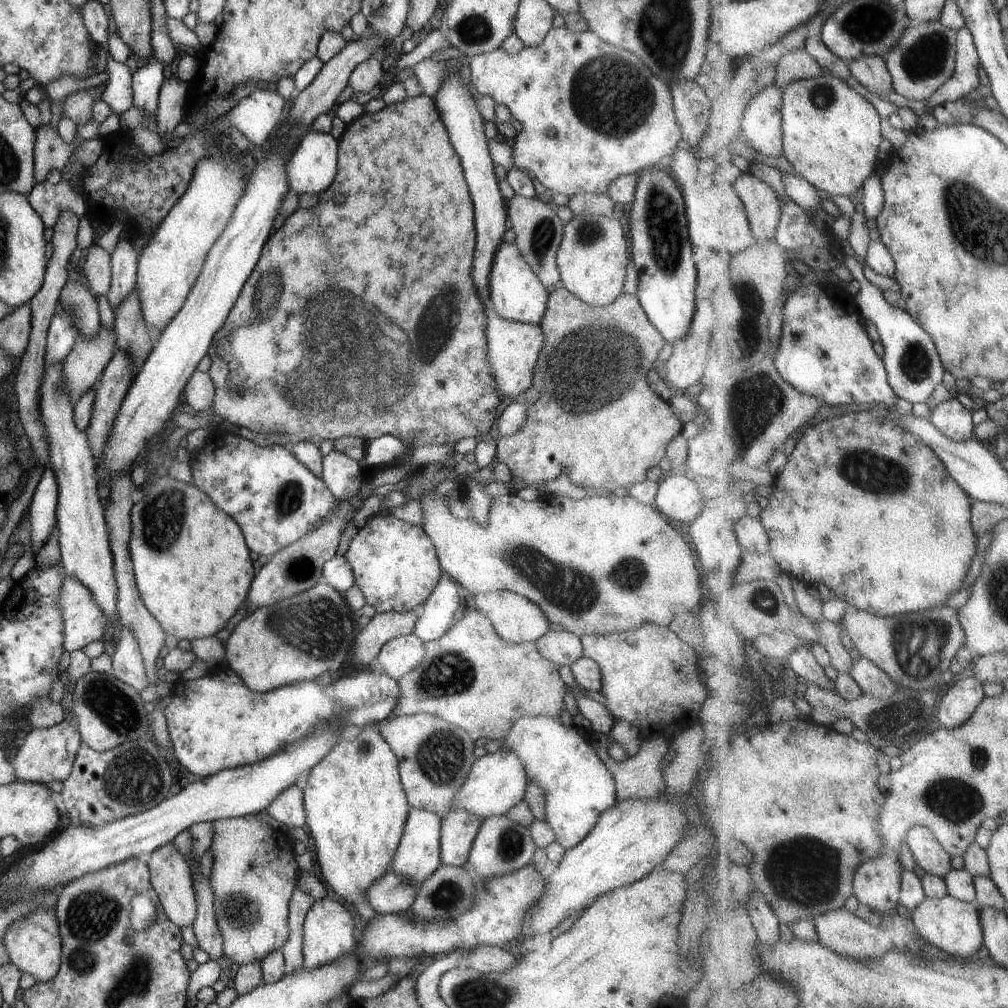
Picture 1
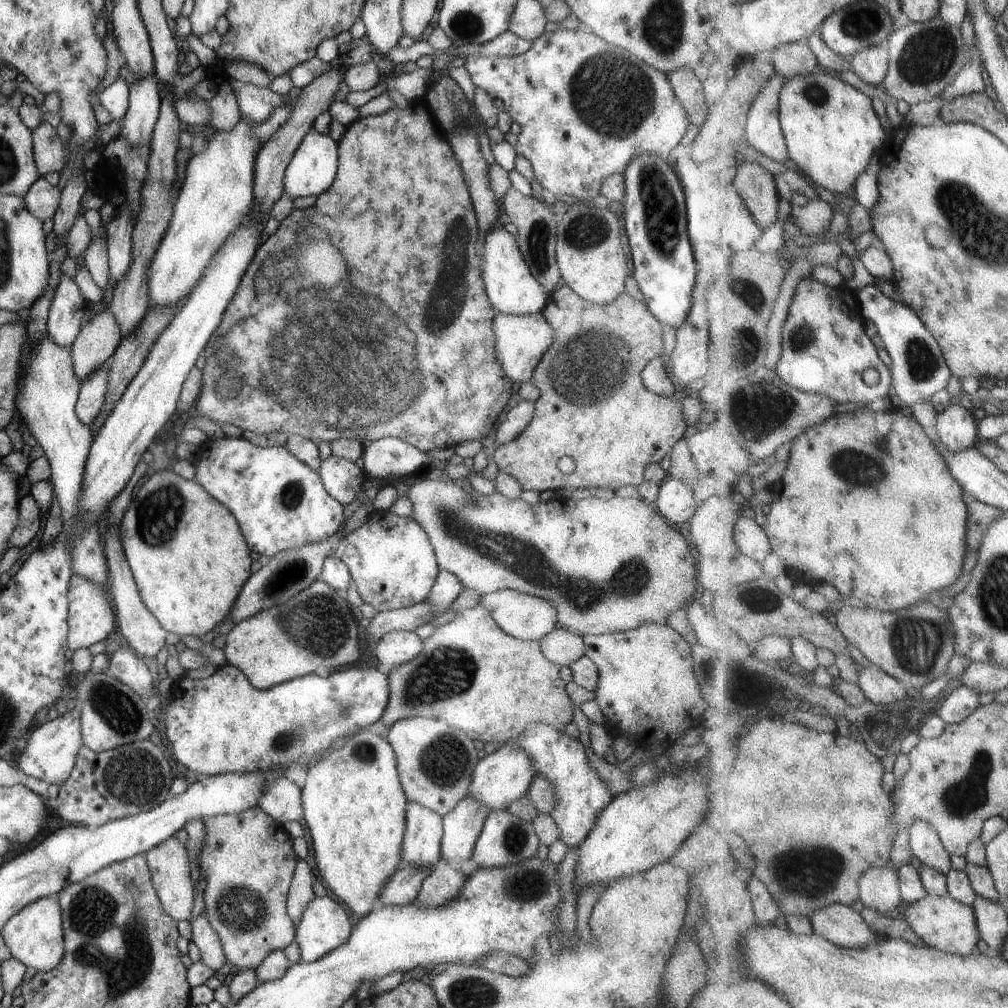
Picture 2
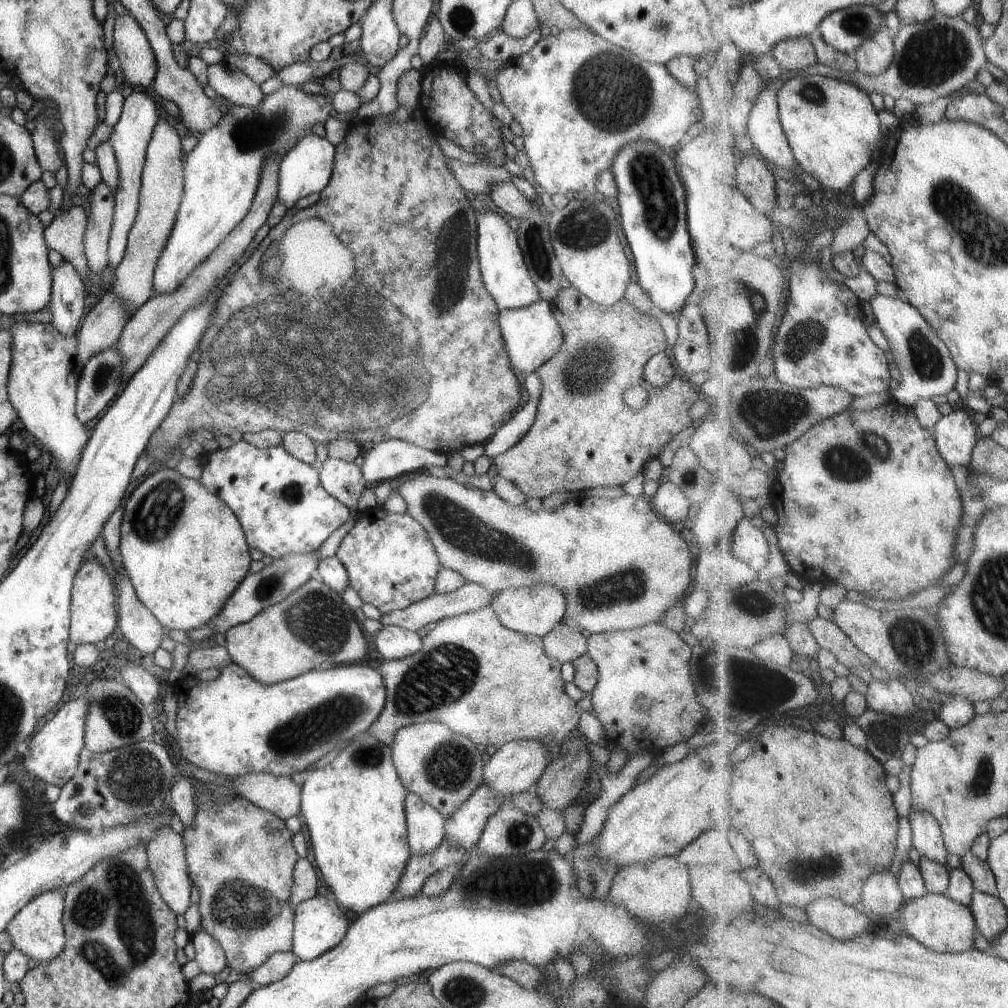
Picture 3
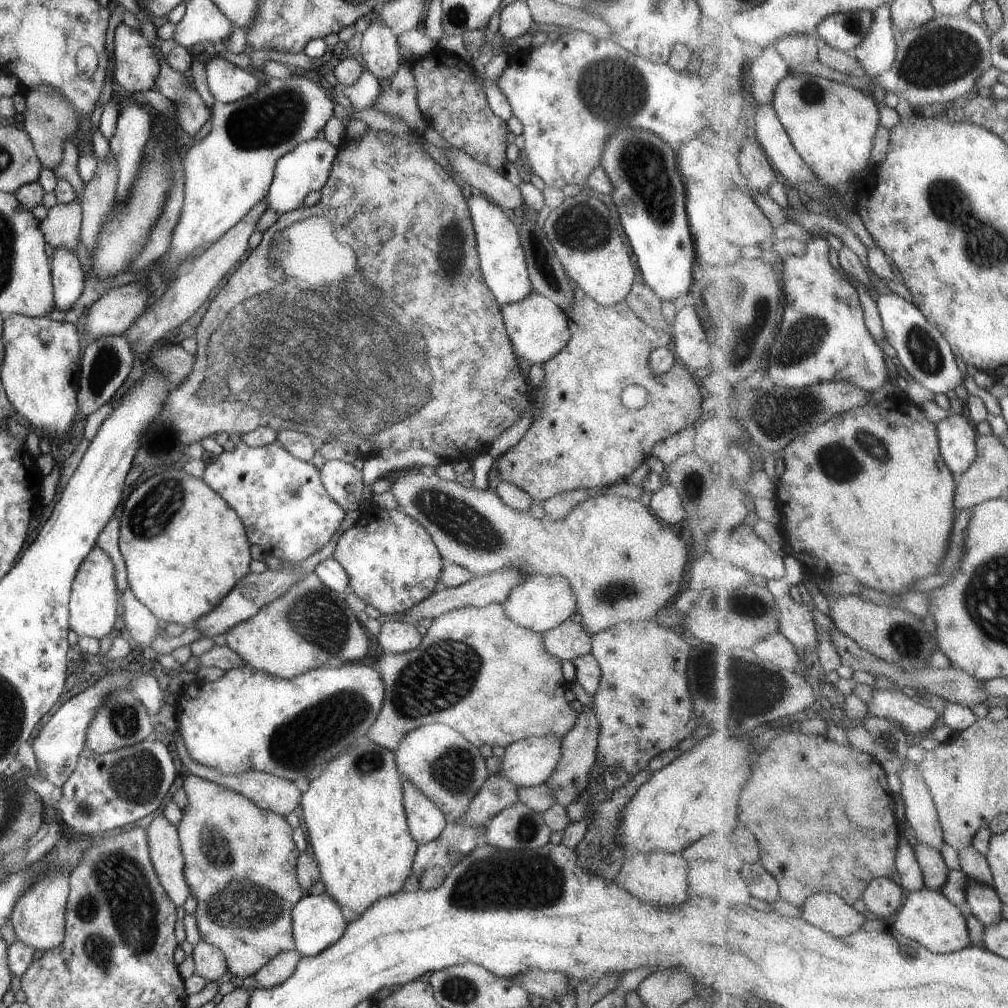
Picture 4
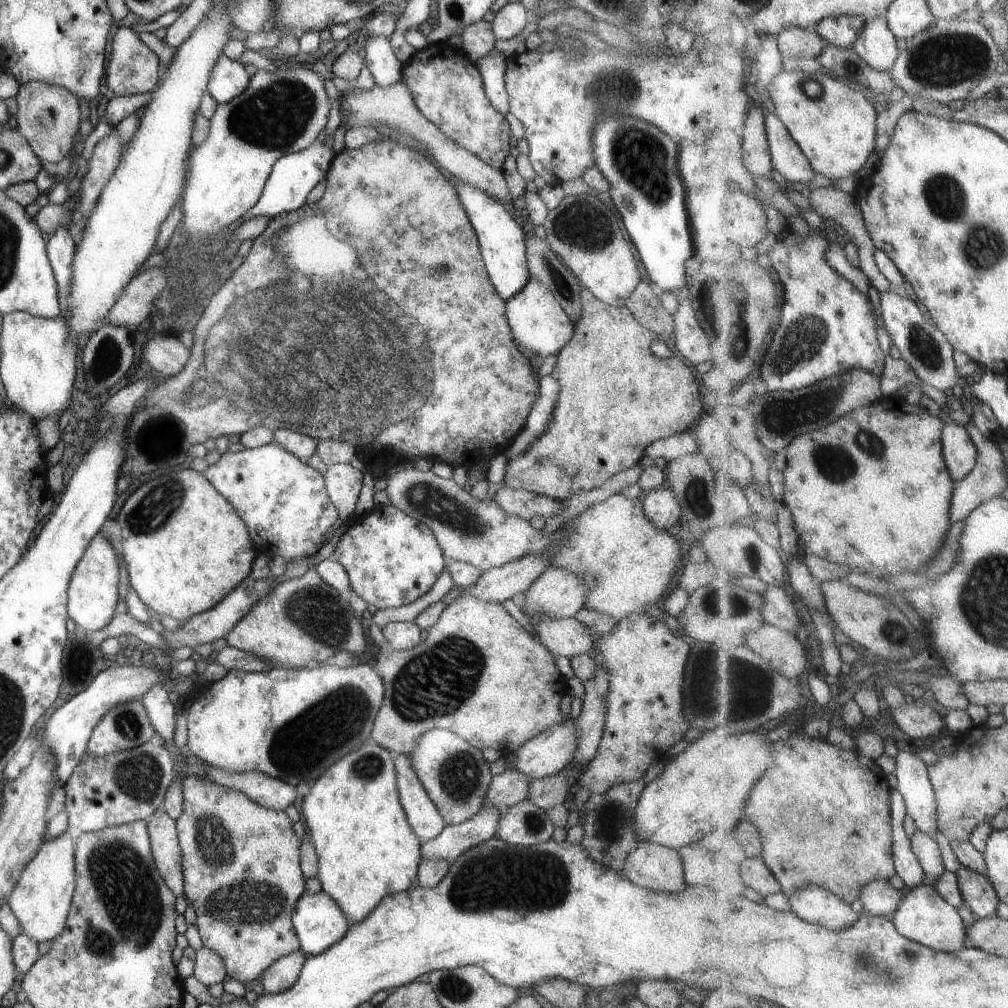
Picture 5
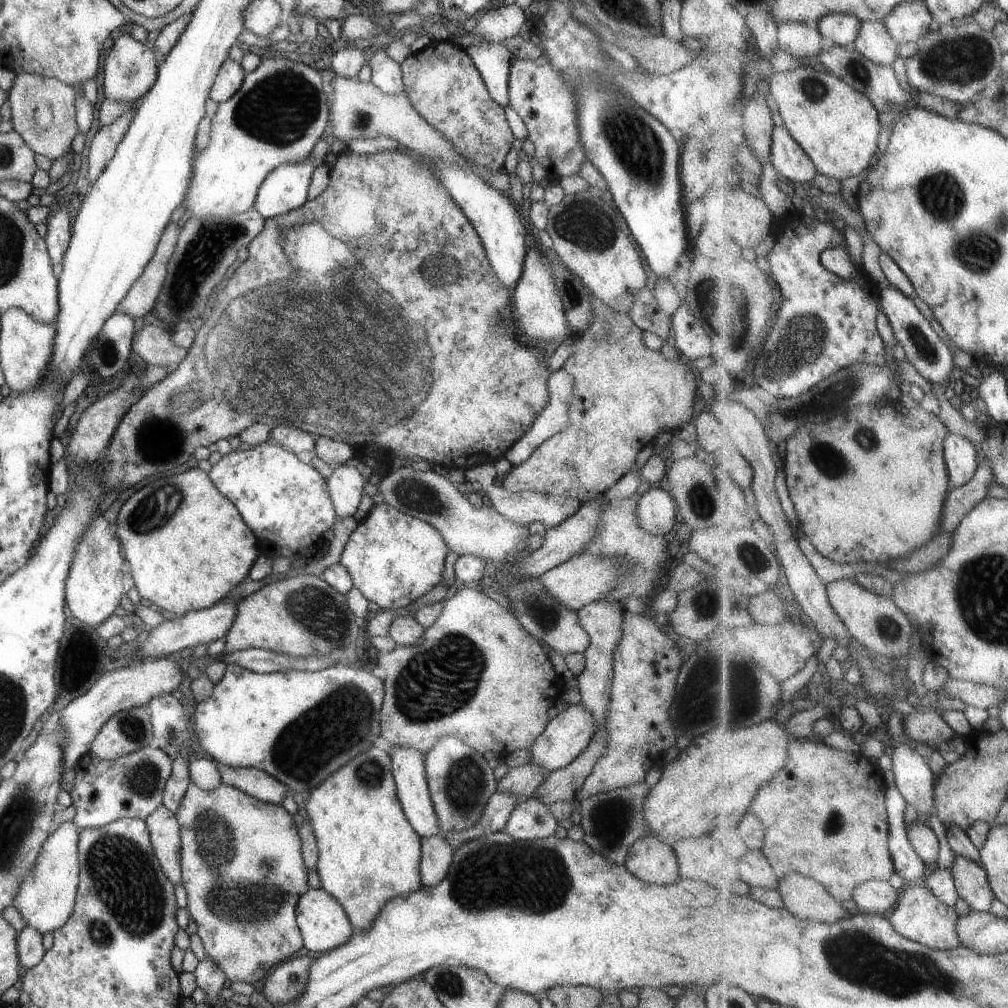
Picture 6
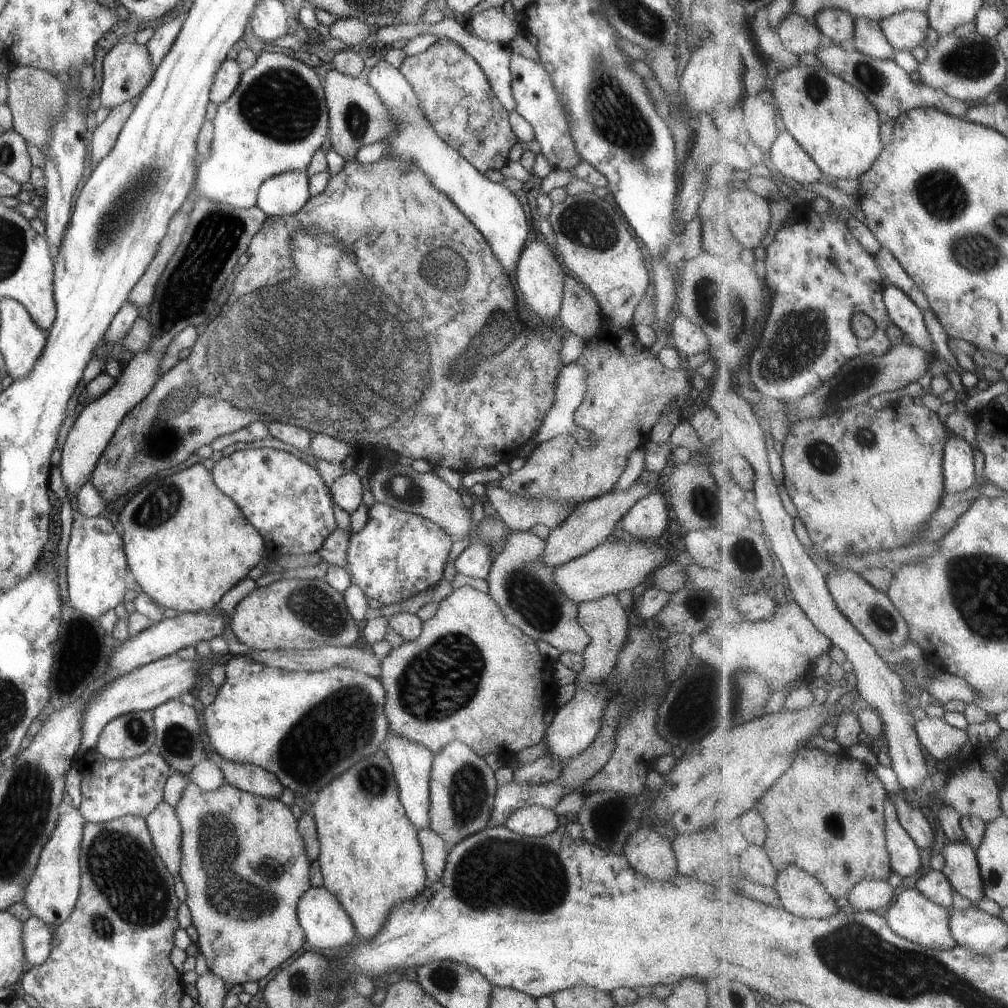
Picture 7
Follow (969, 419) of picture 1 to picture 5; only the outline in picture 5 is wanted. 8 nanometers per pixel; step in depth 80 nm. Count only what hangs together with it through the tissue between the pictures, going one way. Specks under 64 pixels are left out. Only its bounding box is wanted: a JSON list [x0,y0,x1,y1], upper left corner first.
[942,423,978,483]

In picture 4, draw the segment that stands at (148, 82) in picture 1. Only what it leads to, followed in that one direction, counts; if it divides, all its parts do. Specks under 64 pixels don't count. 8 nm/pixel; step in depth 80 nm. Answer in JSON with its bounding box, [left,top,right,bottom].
[108,104,153,203]

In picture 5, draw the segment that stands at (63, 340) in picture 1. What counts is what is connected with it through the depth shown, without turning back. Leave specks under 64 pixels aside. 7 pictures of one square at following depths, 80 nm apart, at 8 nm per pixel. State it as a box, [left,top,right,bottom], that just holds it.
[46,225,74,298]

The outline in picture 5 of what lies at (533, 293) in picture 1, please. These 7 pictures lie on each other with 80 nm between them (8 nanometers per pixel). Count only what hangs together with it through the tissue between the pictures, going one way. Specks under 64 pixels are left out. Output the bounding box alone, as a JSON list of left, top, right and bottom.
[452,177,530,301]

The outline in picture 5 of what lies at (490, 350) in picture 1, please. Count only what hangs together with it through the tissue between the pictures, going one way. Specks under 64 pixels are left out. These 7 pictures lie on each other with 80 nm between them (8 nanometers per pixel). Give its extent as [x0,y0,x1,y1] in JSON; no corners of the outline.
[504,276,573,358]

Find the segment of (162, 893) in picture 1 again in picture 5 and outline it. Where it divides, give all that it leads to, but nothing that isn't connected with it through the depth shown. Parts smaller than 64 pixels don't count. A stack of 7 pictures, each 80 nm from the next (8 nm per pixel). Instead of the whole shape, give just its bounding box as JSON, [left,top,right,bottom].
[146,808,183,898]

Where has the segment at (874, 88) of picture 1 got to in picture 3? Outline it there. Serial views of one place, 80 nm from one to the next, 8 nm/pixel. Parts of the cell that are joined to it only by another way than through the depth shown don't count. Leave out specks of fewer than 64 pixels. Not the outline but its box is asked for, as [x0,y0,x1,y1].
[854,24,895,77]

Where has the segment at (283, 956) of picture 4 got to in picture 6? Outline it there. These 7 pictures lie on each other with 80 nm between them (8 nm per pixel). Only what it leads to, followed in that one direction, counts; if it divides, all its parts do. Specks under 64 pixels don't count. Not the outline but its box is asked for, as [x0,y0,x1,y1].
[263,955,312,1005]

